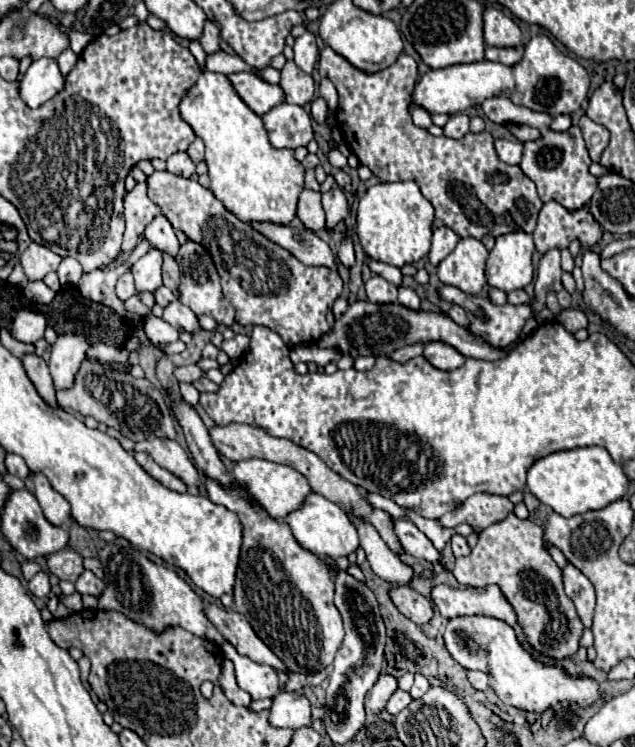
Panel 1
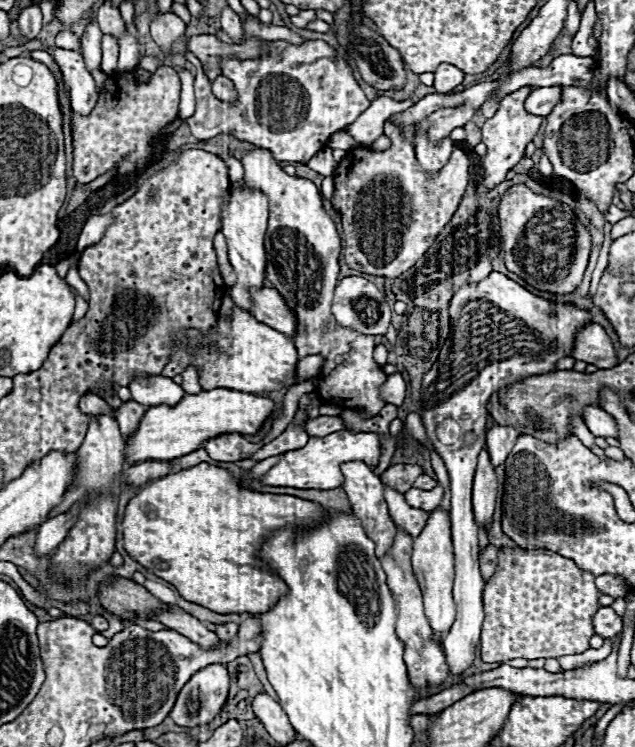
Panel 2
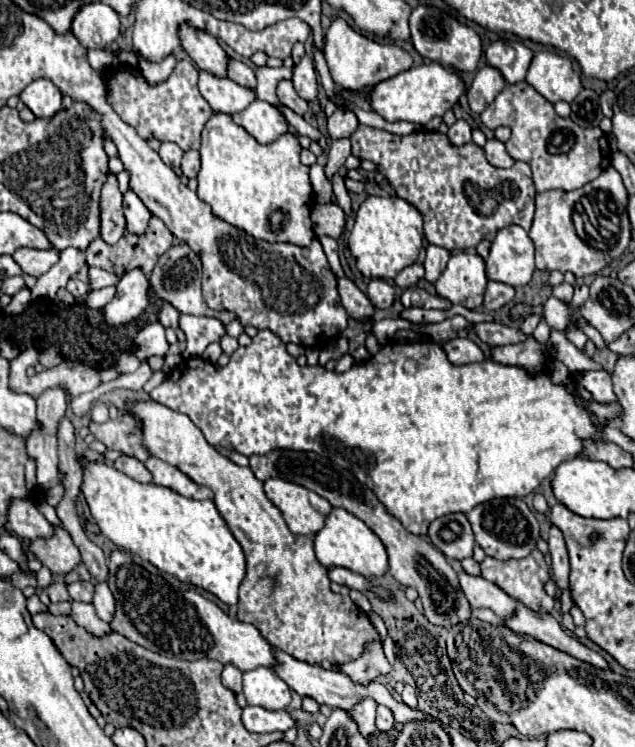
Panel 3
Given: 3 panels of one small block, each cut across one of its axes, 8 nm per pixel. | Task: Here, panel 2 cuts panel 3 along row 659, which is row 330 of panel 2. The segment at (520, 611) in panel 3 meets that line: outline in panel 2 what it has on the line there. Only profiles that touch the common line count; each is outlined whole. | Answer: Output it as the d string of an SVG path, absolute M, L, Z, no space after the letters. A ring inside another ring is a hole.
M586 324L576 332L570 358L582 360L586 364L594 364L596 368L616 366L614 344L610 342L604 328L598 324Z

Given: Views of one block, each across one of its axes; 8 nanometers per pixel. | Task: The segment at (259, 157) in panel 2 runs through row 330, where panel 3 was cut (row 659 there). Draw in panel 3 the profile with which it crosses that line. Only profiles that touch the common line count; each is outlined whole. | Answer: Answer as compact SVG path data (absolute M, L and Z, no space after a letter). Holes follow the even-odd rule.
M134 400L126 402L124 410L136 420L140 420L142 426L142 440L144 448L148 450L150 456L160 458L162 462L168 462L182 470L190 480L196 484L208 486L214 492L214 504L222 518L226 520L228 528L232 530L234 538L242 546L246 554L246 578L240 586L240 602L238 602L238 620L254 624L260 634L278 650L294 656L296 660L308 662L308 664L320 664L322 660L328 660L330 664L346 664L348 660L356 660L360 652L364 652L364 644L368 640L376 640L378 632L372 626L370 618L350 600L350 596L334 594L330 590L330 580L326 576L326 568L316 560L314 554L314 544L312 536L302 536L302 534L292 534L290 528L286 526L282 512L268 500L264 494L262 482L252 474L250 468L242 468L234 464L230 458L220 454L214 446L210 446L200 432L196 424L182 412L170 410L168 406L154 402L154 400Z

